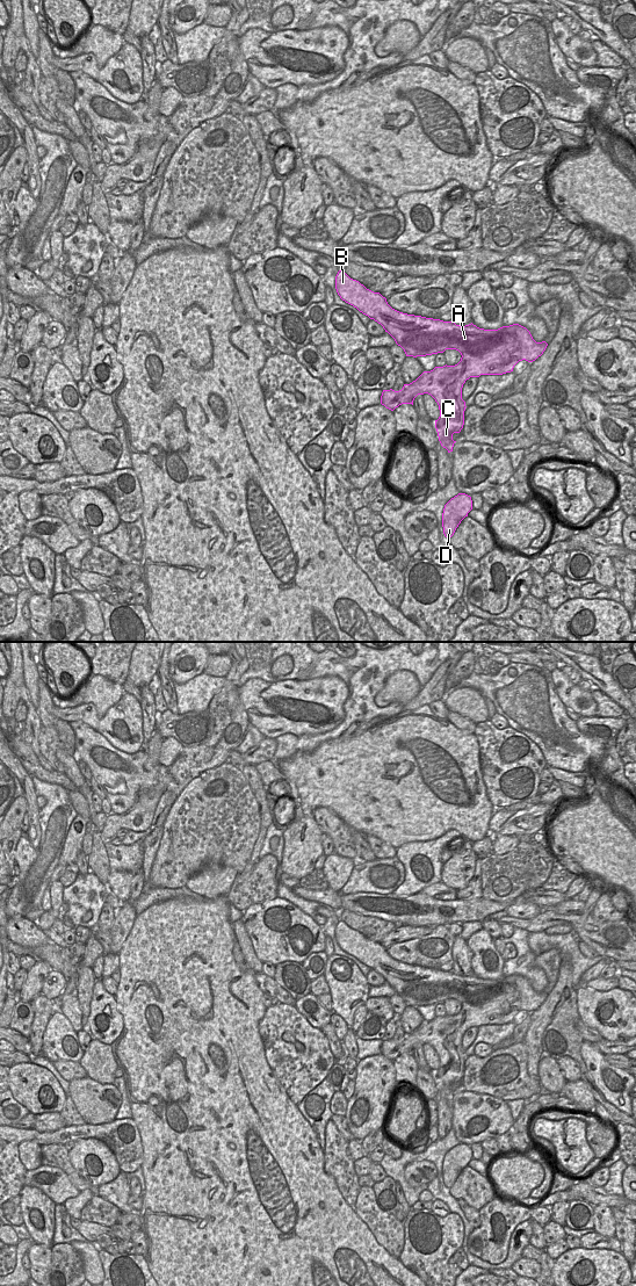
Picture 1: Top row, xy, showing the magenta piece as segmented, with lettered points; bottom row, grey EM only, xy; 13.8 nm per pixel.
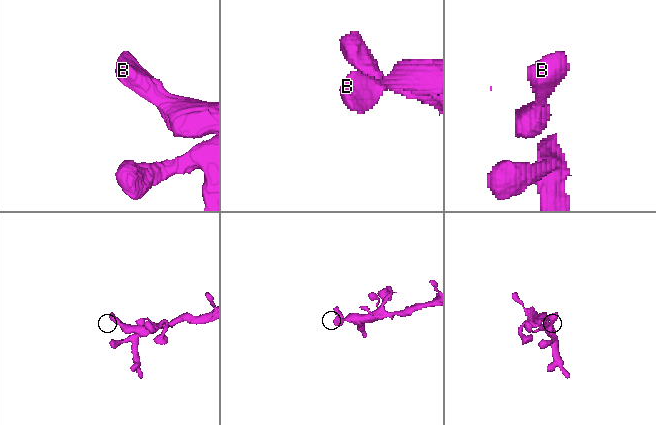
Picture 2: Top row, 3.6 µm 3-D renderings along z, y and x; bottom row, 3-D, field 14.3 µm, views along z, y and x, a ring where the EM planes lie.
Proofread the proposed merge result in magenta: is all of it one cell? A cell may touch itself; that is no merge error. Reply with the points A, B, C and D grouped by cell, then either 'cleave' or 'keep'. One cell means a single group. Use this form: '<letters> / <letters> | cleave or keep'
A B C D | keep

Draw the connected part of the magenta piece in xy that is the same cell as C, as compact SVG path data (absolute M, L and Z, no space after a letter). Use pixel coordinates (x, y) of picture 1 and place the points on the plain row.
M342 920L335 926L335 939L342 951L381 974L406 1006L426 1006L446 999L461 1003L457 1014L424 1021L412 1033L404 1034L402 1040L383 1040L381 1046L381 1054L393 1061L402 1054L413 1055L418 1045L431 1045L440 1060L435 1070L439 1091L448 1103L453 1101L456 1092L453 1084L460 1083L464 1075L467 1056L462 1038L465 1031L480 1025L511 1023L519 1011L535 1011L548 996L545 991L536 992L519 974L484 980L472 973L460 976L454 971L399 962L380 942L367 939Z

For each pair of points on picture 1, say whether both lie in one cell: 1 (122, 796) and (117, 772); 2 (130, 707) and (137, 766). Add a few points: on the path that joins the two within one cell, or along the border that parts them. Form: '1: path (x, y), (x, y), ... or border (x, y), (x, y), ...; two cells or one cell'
1: path (122, 790), (122, 778); one cell
2: border (110, 743), (128, 753), (135, 753), (141, 749); two cells

